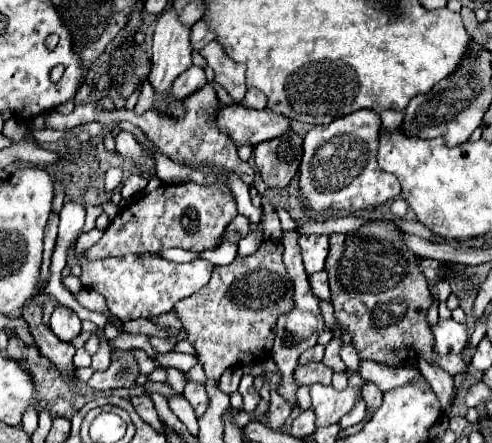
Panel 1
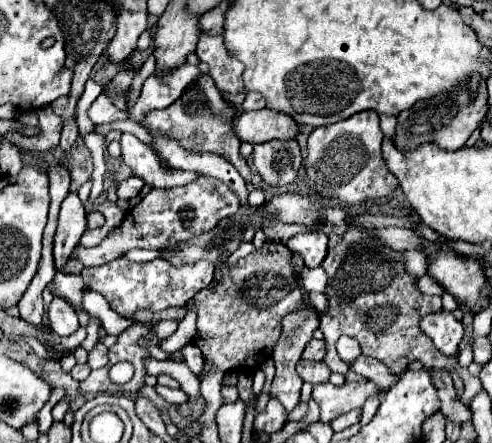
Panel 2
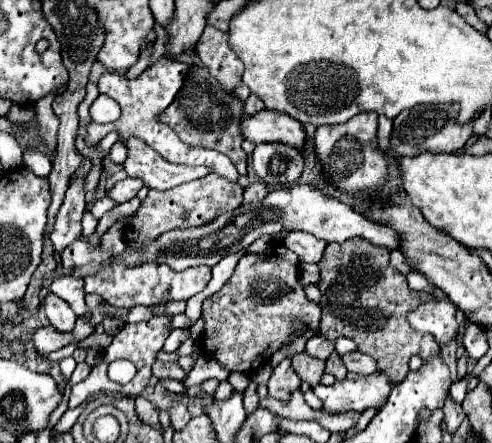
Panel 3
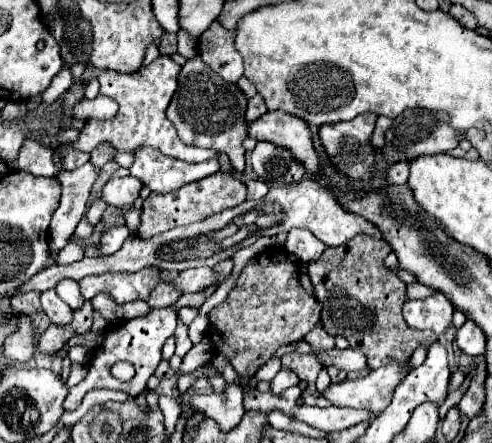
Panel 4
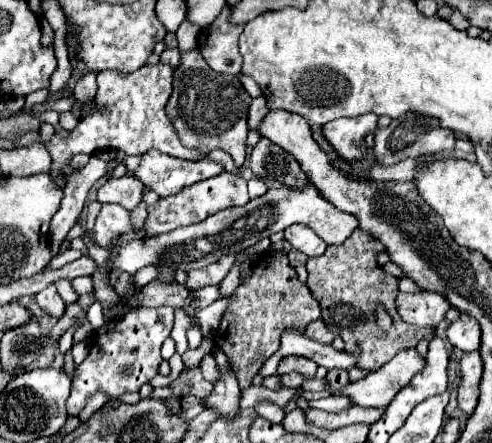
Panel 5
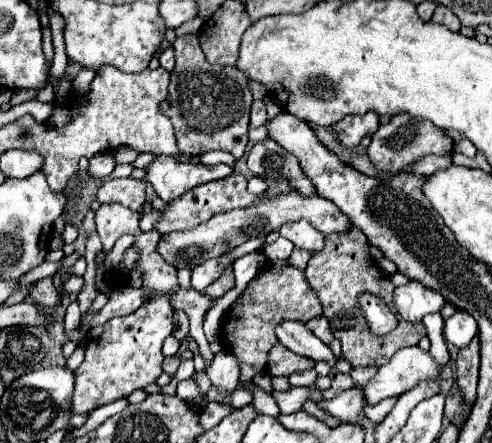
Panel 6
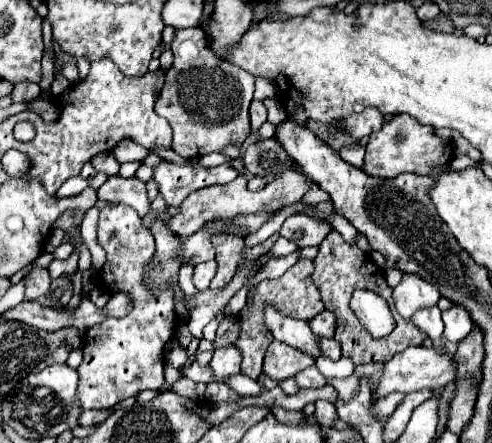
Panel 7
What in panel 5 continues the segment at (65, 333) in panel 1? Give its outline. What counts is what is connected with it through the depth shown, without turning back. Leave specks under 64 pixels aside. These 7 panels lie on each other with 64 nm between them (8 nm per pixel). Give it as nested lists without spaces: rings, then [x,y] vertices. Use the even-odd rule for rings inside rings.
[[[50,284],[50,286],[44,288],[44,290],[40,290],[40,292],[36,294],[36,302],[38,302],[38,306],[40,306],[44,312],[48,312],[48,314],[52,314],[52,316],[56,316],[56,318],[60,318],[60,316],[64,314],[64,308],[66,308],[66,304],[64,304],[64,300],[60,298],[60,294],[56,292],[56,286],[54,286],[54,284]]]

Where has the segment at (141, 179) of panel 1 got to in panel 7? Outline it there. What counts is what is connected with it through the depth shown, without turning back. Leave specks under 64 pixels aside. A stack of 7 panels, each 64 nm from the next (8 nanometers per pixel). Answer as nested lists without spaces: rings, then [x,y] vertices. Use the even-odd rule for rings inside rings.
[[[110,176],[100,188],[98,188],[98,200],[106,202],[120,202],[132,206],[140,218],[144,218],[152,206],[148,200],[146,184],[138,178],[122,178],[122,176]]]

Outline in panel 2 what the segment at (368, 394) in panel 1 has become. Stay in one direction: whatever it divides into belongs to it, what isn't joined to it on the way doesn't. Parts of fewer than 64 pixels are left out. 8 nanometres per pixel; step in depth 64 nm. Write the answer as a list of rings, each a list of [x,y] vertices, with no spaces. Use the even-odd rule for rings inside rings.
[[[370,398],[370,400],[364,404],[360,426],[366,426],[366,424],[374,418],[374,414],[376,414],[376,410],[378,410],[378,404],[380,404],[380,398]]]

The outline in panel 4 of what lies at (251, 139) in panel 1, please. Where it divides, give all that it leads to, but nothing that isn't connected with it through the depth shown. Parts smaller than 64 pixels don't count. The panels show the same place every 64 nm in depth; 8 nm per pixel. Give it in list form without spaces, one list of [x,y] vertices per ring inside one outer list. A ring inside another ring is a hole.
[[[274,110],[274,112],[266,112],[256,122],[248,124],[248,134],[254,136],[256,140],[266,140],[294,152],[296,160],[304,164],[304,170],[312,174],[318,184],[334,192],[334,188],[326,182],[326,176],[322,174],[320,156],[314,150],[312,132],[308,124],[304,124],[304,120],[300,120],[298,116]]]

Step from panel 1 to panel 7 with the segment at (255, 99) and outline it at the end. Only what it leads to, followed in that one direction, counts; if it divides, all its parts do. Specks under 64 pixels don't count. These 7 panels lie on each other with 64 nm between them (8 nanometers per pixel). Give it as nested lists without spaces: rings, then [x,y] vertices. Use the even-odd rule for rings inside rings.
[[[254,100],[250,104],[250,122],[254,130],[258,130],[266,122],[266,106],[260,100]]]

